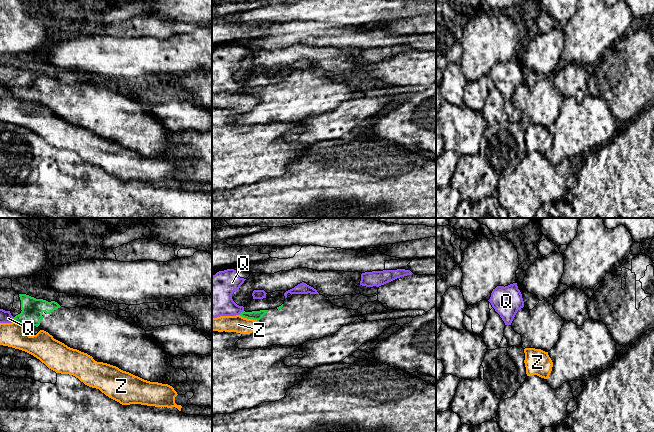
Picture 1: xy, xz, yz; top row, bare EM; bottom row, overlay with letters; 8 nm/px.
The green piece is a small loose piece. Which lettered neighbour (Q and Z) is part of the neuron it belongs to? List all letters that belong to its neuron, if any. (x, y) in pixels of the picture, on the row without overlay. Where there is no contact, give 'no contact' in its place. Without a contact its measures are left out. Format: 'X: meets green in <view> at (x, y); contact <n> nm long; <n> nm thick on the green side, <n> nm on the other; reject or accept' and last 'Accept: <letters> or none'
Q: meets green in xz at (241, 88); contact 60 nm long; 80 nm thick on the green side, 300 nm on the other; reject
Z: meets green in xz at (249, 94); contact 170 nm long; 80 nm thick on the green side, 140 nm on the other; reject
Accept: none

